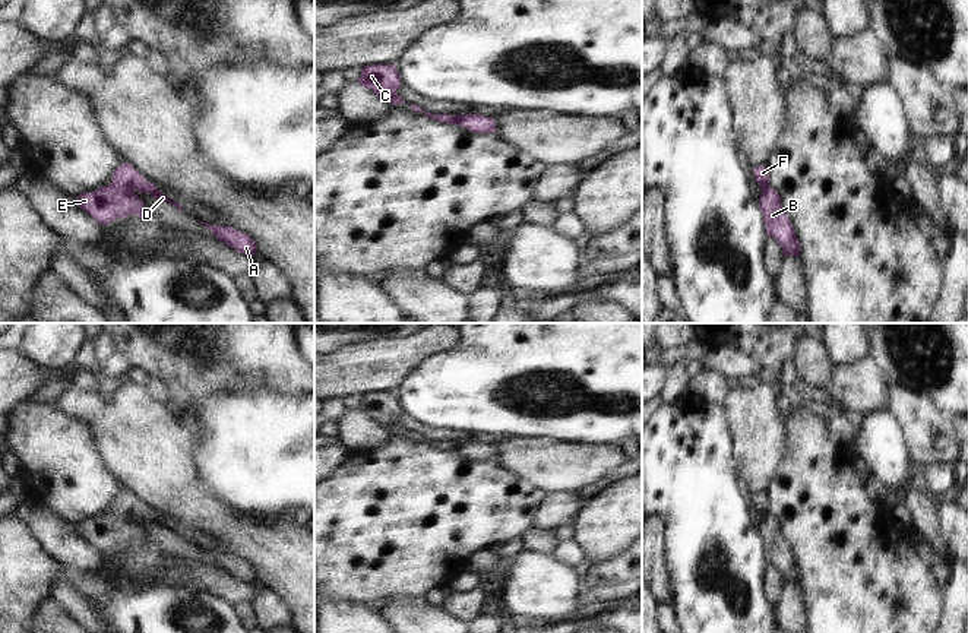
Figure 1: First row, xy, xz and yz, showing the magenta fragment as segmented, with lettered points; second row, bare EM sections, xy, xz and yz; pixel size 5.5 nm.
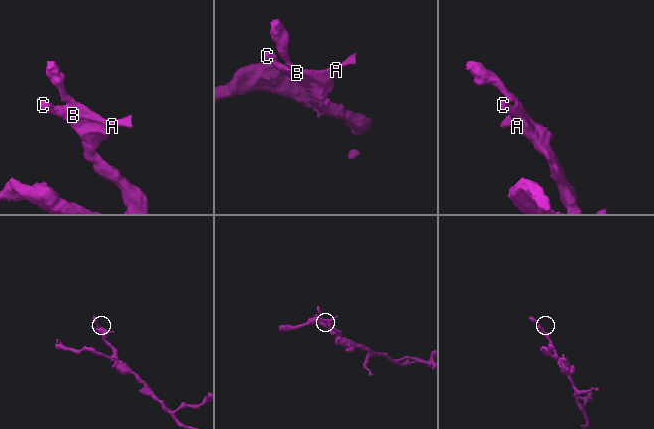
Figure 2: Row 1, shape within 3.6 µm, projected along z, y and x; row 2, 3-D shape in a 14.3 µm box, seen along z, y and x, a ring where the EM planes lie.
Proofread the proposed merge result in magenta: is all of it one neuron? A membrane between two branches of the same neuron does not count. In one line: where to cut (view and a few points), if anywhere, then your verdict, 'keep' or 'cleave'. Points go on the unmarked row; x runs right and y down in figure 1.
cut none; keep

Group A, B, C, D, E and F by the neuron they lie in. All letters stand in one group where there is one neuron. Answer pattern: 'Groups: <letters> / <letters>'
Groups: A B C D E F.

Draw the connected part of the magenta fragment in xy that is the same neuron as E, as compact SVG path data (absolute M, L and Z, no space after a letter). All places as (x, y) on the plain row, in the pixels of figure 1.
M123 490L117 494L110 513L99 515L89 520L80 520L75 528L80 537L86 538L102 553L121 547L130 541L139 545L148 544L149 547L156 547L135 522L136 518L148 520L159 529L168 529L181 538L180 531L170 528L154 510L146 509L129 490Z

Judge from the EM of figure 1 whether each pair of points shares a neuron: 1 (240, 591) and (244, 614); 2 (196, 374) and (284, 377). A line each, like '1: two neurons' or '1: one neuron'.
1: two neurons
2: one neuron

